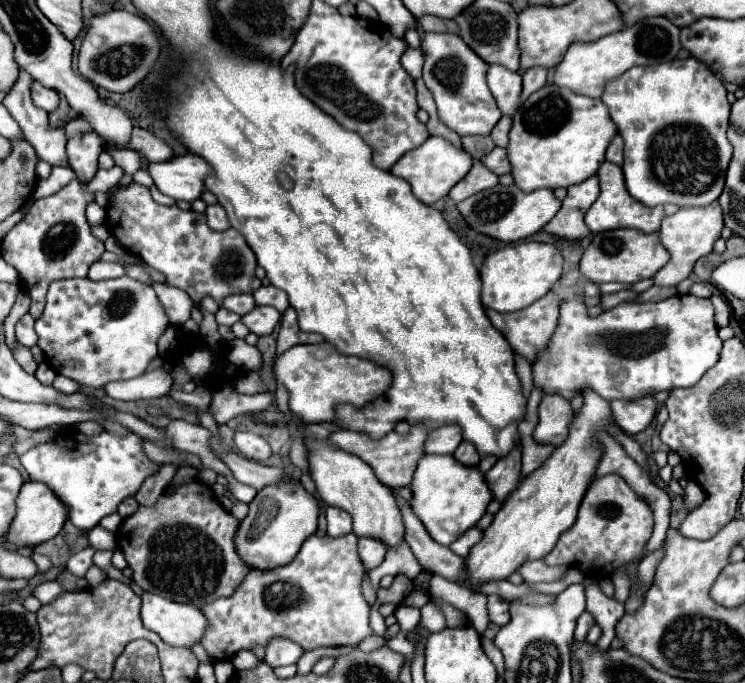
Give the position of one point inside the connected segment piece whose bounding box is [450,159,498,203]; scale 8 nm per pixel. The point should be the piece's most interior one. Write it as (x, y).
(479, 178)

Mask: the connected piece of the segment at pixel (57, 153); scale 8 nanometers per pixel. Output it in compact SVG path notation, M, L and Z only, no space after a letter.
M20 69L20 73L18 73L20 77L16 79L16 83L12 85L12 89L4 95L4 101L2 101L2 105L10 111L10 115L14 117L14 121L20 125L20 129L22 129L22 133L24 133L24 139L36 149L36 153L38 153L38 157L42 159L42 161L48 161L52 167L68 167L68 155L66 155L66 133L64 133L64 129L60 129L60 127L52 127L50 123L48 123L48 113L44 113L44 109L40 109L40 107L36 107L34 103L32 103L32 91L30 91L30 87L32 87L32 77L28 77L28 73L24 73L24 69Z

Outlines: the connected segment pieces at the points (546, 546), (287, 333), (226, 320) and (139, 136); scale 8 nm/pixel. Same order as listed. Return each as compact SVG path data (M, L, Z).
M584 387L582 389L584 395L584 405L580 411L574 411L574 421L570 425L570 435L568 439L556 447L556 453L552 453L552 457L548 457L548 461L544 461L544 465L536 471L532 471L528 477L524 477L520 481L520 485L504 499L500 511L494 515L490 527L484 531L482 539L470 549L468 557L464 557L464 581L456 581L462 587L468 587L472 591L478 591L480 583L490 583L490 581L498 581L498 579L508 579L516 569L520 569L522 563L526 561L534 561L544 559L546 553L550 553L560 537L560 533L564 533L568 527L572 527L576 513L578 513L578 505L588 489L588 485L592 483L594 477L594 469L598 465L598 459L602 455L600 447L598 447L598 439L596 439L596 431L604 431L608 421L612 419L610 413L610 403L600 399L592 389Z
M288 307L282 313L280 333L278 333L278 353L290 349L292 345L300 345L300 343L320 343L320 341L324 341L324 337L320 337L316 333L304 333L304 331L300 331L300 327L296 323L296 311L292 307Z
M220 307L218 309L218 313L216 313L216 323L218 325L234 325L236 321L240 321L240 315L236 315L236 313L230 313L230 311L226 311L224 307Z
M134 127L132 129L132 151L140 151L150 163L152 161L168 161L168 157L174 157L174 151L170 145L166 145L162 139L154 137L150 131Z

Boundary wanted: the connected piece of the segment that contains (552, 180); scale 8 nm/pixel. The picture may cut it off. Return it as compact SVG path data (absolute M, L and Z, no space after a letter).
M554 83L544 85L536 93L532 93L520 109L512 117L514 125L510 131L510 143L508 143L508 159L512 163L512 175L514 183L522 191L534 191L534 189L556 189L556 187L570 187L574 183L580 183L592 175L596 175L598 167L604 163L604 153L612 141L612 137L618 133L616 125L608 117L608 107L600 99L590 99L584 95L576 95L570 89L558 87Z

